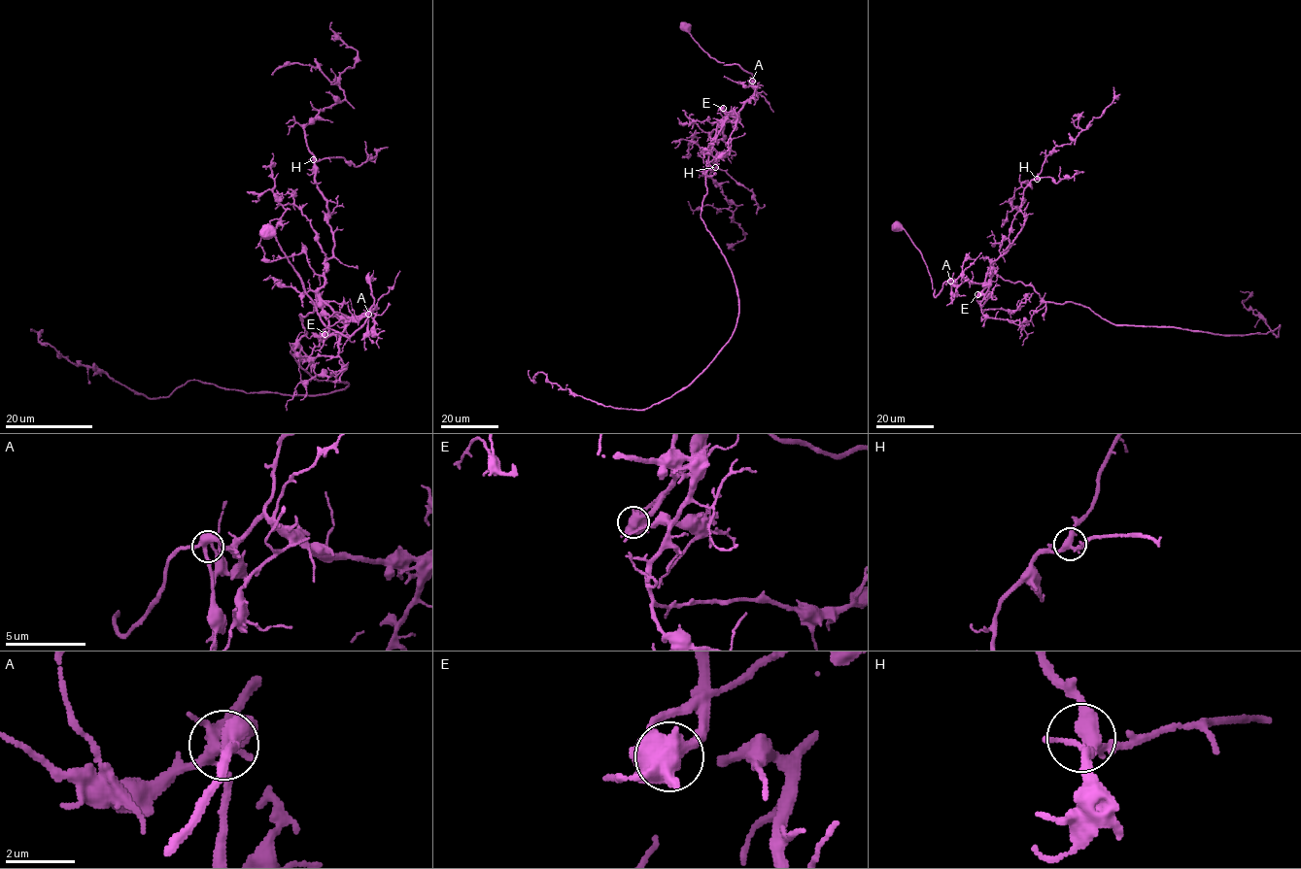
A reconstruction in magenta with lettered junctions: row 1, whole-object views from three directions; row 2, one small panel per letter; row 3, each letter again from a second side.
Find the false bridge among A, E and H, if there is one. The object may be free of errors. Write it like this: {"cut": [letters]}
{"cut": ["E"]}

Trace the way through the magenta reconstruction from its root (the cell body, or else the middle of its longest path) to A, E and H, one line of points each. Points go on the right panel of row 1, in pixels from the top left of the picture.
A: (896, 227), (905, 230), (921, 254), (935, 297), (942, 284), (950, 281)
E: (896, 227), (905, 230), (921, 254), (935, 297), (945, 282), (955, 281), (960, 276), (985, 286), (977, 295)
H: (896, 227), (921, 254), (935, 297), (960, 276), (983, 284), (1023, 225), (1024, 188), (1037, 179)

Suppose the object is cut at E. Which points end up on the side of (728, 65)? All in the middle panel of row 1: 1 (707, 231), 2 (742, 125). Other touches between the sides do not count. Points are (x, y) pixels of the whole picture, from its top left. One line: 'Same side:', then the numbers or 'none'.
Same side: 1, 2

